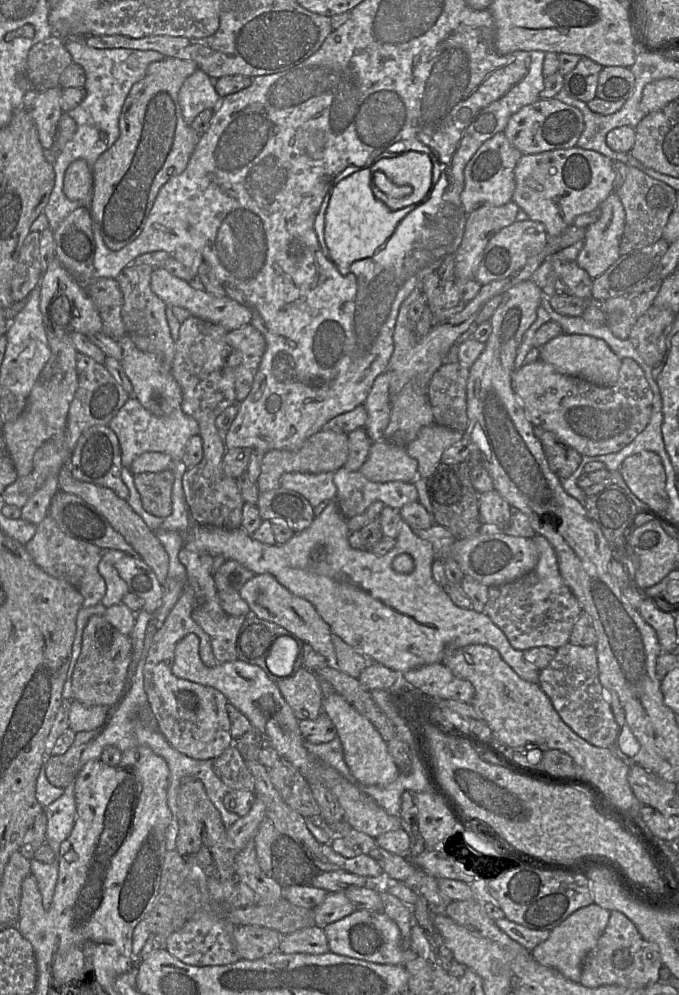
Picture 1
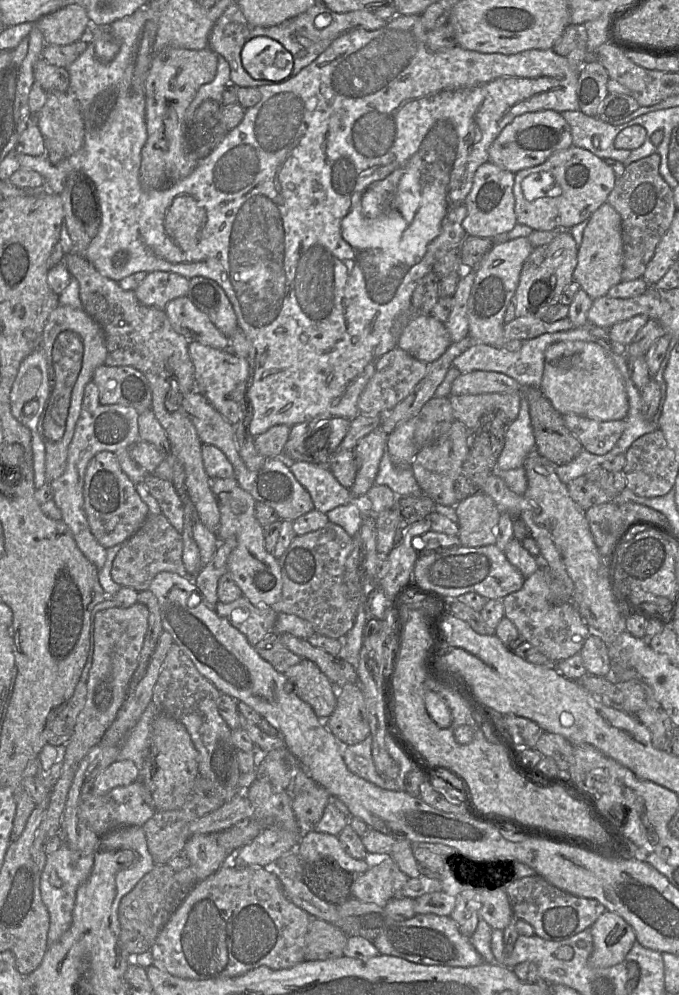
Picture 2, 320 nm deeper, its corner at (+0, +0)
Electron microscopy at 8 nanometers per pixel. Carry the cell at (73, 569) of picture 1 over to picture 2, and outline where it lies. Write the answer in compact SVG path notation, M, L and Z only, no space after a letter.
M90 381L85 389L80 417L77 421L74 436L68 448L67 466L63 474L52 481L53 501L60 509L61 520L70 529L75 542L84 556L100 570L106 560L106 548L95 538L90 530L84 510L84 478L90 460L99 452L117 452L130 448L139 441L138 412L119 404L103 405L100 402L99 389Z

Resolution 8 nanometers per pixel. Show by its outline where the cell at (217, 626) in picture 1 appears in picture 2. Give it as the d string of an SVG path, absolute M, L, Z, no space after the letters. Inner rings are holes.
M243 595L230 603L218 601L215 611L220 617L227 618L232 626L243 633L252 646L255 646L267 635L274 633L277 613L270 606L252 604ZM238 608L242 608L248 615L243 621L231 619L232 612Z

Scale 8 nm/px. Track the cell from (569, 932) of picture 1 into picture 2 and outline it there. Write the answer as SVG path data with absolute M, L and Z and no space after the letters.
M606 910L590 927L593 950L588 964L594 968L607 968L624 961L636 940L630 924L620 915Z

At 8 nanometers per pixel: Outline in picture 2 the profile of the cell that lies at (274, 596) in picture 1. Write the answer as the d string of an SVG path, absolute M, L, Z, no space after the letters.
M235 477L211 479L211 489L216 496L220 512L220 523L216 533L219 543L230 537L237 541L236 547L228 557L228 572L241 589L242 595L252 604L271 607L281 598L282 575L278 559L265 548L264 527L255 517L257 501L237 484Z

